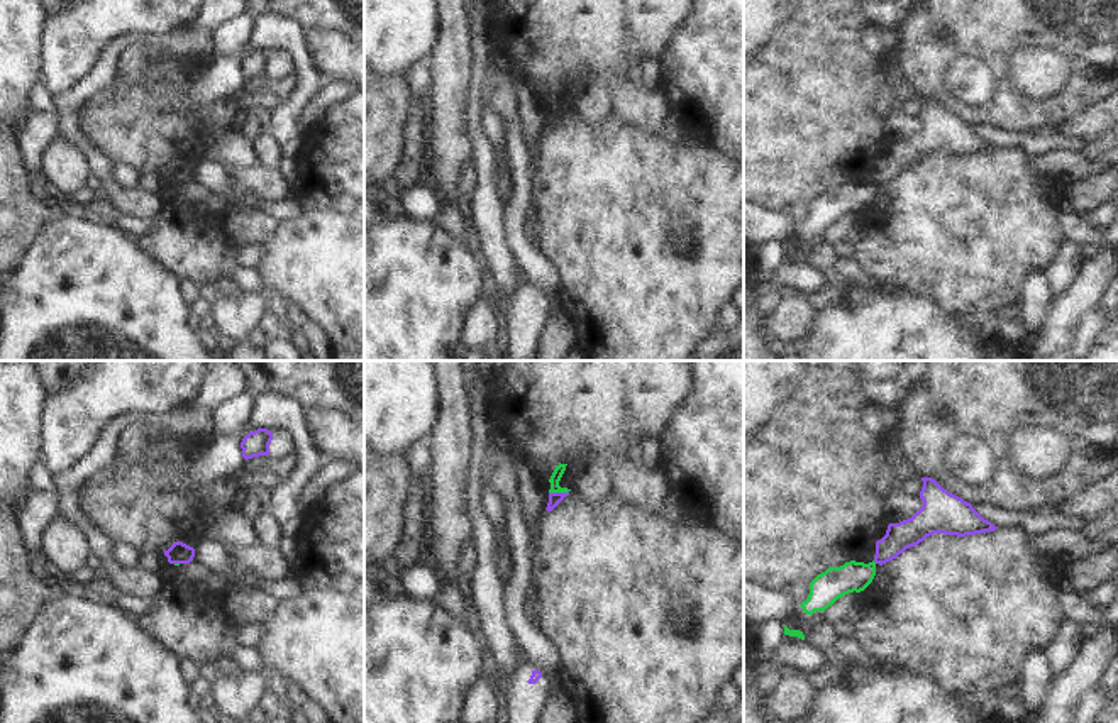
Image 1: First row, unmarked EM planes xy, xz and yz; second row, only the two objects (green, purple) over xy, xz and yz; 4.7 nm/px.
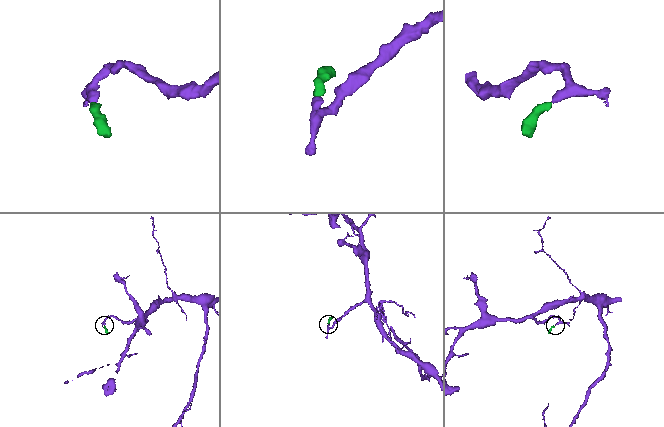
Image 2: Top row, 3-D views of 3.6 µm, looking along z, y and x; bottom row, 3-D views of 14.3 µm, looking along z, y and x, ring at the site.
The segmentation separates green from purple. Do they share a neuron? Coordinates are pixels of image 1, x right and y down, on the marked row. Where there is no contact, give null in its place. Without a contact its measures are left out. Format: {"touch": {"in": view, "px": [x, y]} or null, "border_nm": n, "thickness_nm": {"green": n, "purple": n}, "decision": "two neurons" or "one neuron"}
{"touch": {"in": "xz", "px": [558, 491]}, "border_nm": 100, "thickness_nm": {"green": 50, "purple": 60}, "decision": "two neurons"}

